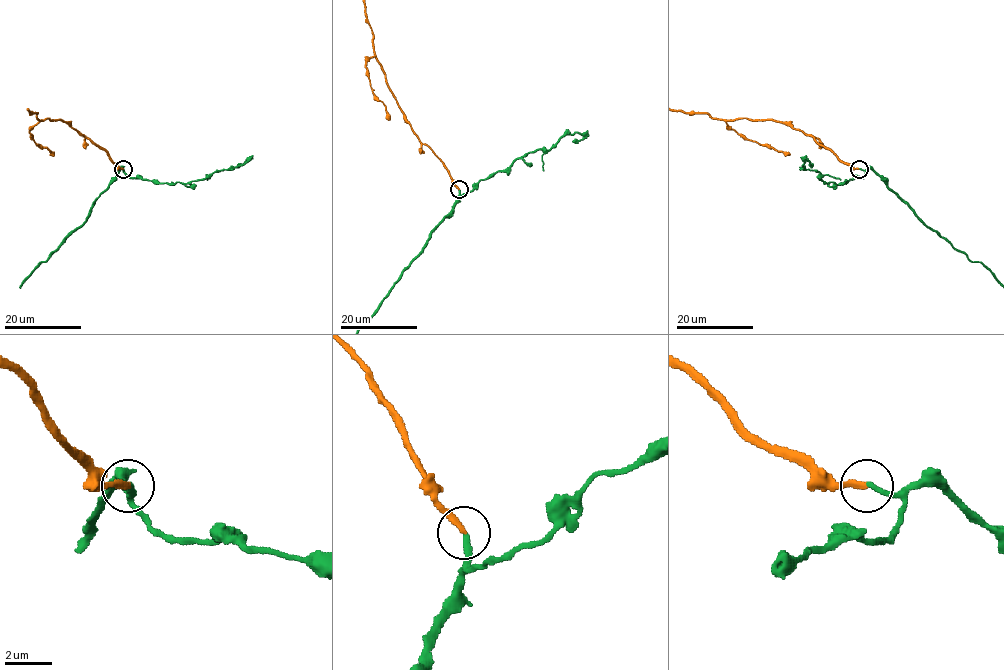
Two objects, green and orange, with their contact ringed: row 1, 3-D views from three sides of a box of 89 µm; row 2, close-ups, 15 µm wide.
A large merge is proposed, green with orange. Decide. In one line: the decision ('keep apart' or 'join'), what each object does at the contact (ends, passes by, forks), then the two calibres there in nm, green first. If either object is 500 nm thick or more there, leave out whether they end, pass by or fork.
join | green ends | orange ends | 220/280 nm

